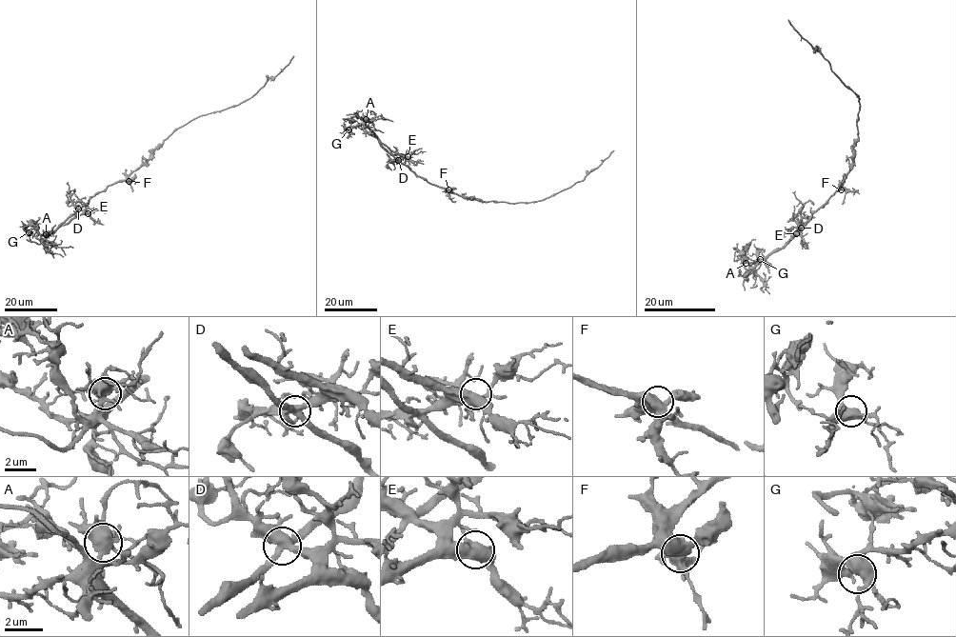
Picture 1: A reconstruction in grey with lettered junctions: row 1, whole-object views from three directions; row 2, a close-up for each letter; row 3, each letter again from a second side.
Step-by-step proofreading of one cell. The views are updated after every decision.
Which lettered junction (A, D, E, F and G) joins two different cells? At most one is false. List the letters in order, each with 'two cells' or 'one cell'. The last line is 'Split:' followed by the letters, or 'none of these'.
A: one cell
D: one cell
E: one cell
F: one cell
G: one cell
Split: none of these

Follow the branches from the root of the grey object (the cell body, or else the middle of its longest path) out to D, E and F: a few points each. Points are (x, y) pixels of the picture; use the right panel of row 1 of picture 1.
D: (853, 157), (844, 184), (801, 228)
E: (853, 157), (844, 184), (796, 233)
F: (853, 157), (841, 189)

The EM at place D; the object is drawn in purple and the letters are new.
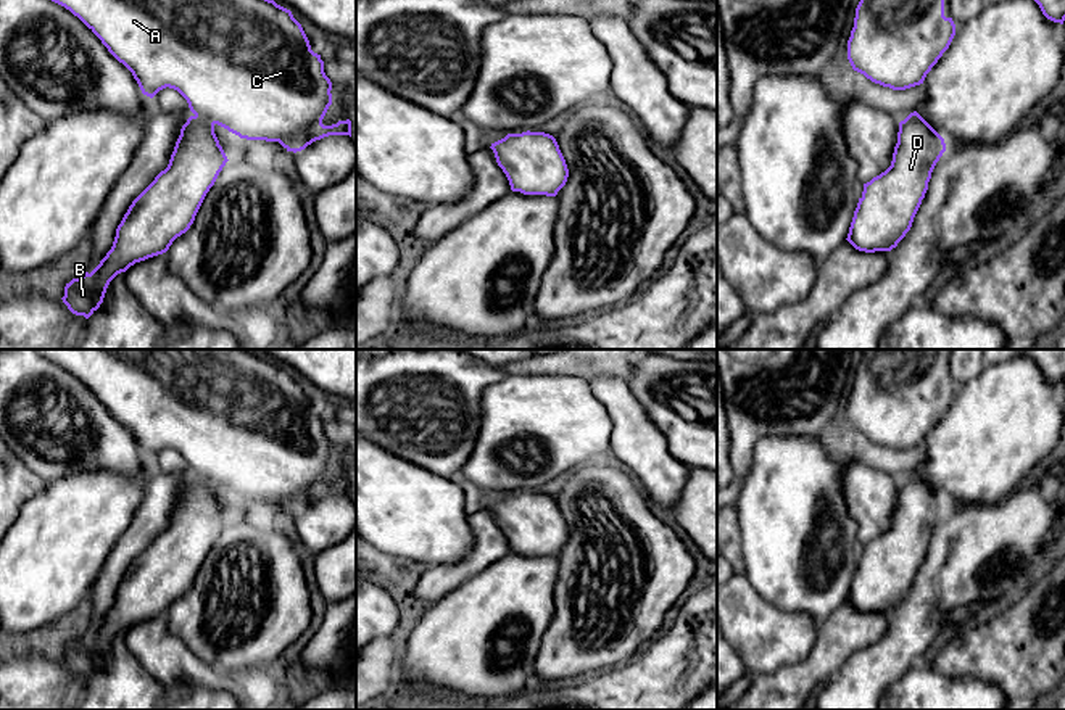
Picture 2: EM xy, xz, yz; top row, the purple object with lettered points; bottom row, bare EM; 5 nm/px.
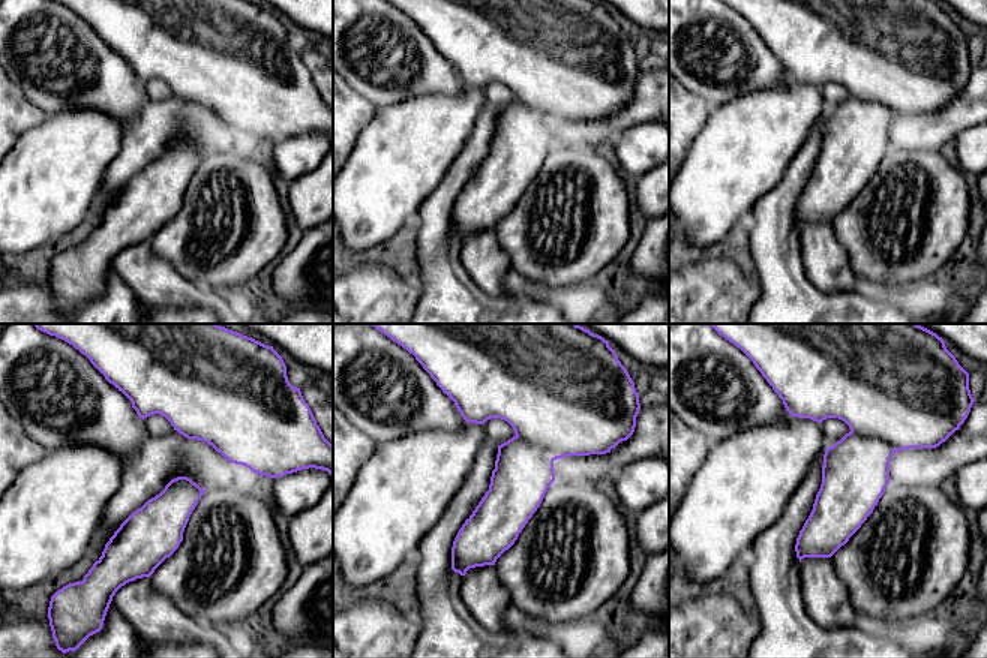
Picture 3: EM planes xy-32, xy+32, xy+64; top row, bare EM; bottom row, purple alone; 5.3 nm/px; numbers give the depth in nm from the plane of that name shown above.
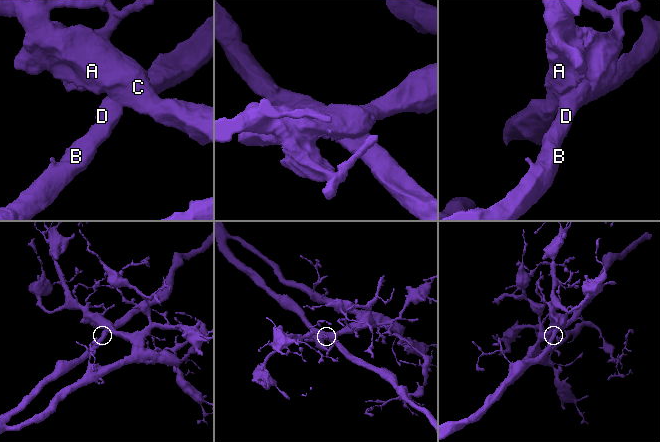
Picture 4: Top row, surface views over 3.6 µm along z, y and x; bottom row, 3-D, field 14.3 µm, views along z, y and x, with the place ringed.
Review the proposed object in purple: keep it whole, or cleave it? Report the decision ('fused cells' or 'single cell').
single cell

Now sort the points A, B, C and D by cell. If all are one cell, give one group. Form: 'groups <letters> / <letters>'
groups A B C D

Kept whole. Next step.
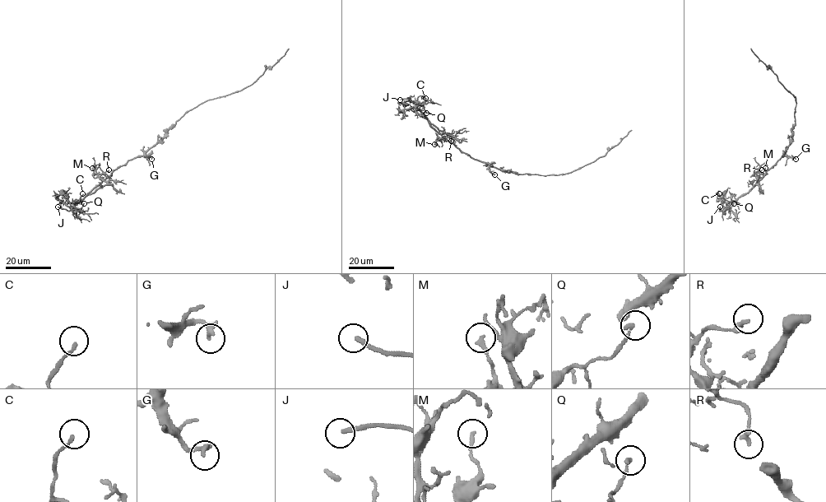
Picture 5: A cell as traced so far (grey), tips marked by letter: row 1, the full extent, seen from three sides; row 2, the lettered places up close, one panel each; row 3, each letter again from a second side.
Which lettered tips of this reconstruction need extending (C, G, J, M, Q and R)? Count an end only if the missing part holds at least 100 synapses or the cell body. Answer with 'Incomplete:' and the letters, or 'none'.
Incomplete: J

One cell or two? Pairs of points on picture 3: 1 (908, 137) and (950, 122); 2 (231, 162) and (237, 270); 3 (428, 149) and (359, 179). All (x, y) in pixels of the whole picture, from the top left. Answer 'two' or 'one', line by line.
1: one
2: one
3: one

